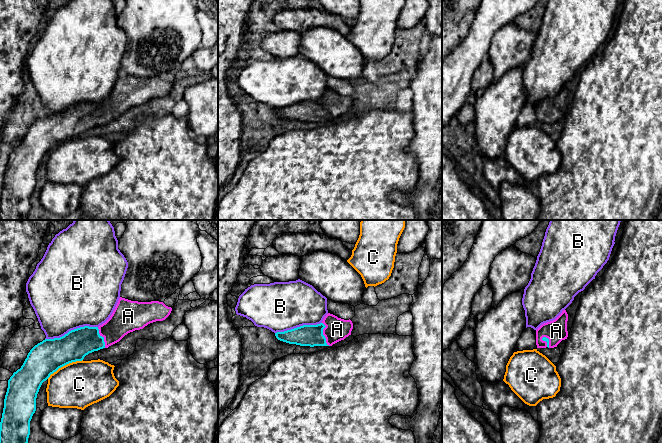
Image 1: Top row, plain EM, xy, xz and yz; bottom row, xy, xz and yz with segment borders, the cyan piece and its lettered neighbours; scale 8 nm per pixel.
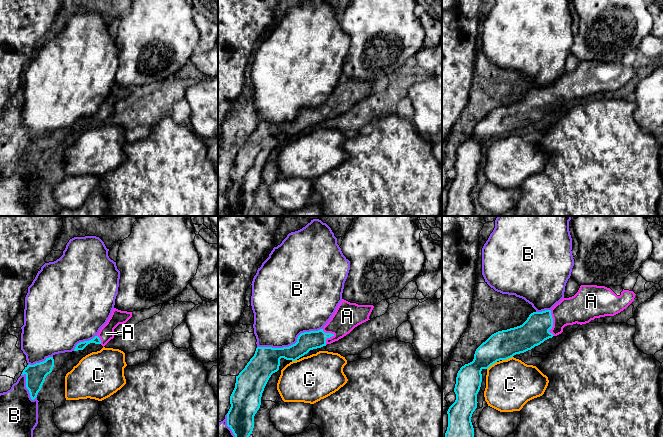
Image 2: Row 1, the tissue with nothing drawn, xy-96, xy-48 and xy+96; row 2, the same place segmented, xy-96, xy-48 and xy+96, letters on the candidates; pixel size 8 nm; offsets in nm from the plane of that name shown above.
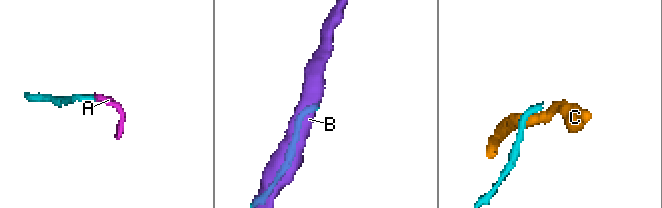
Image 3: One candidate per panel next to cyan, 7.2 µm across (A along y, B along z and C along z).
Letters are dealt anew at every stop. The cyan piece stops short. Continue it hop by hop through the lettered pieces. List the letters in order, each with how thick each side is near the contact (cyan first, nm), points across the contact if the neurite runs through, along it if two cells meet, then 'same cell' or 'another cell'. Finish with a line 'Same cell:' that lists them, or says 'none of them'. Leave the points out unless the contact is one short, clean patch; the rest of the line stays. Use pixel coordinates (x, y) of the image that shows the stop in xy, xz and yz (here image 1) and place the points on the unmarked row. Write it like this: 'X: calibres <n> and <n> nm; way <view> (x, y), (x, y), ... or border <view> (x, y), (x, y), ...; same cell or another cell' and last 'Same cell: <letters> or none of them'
A: calibres 180 and 190 nm; way xz (307, 111), (322, 110), (337, 105); same cell
B: calibres 260 and 500 nm; another cell
C: calibres 260 and 380 nm; border xy (82, 135), (59, 143), (47, 154); another cell
Same cell: A

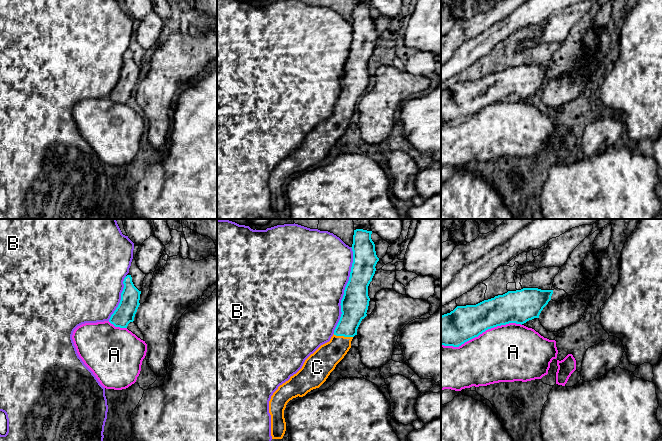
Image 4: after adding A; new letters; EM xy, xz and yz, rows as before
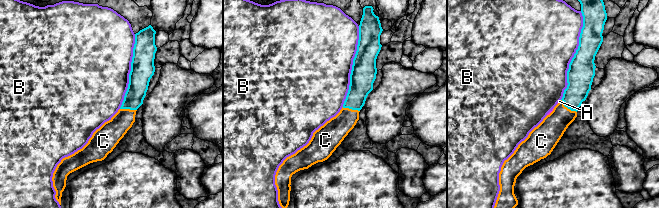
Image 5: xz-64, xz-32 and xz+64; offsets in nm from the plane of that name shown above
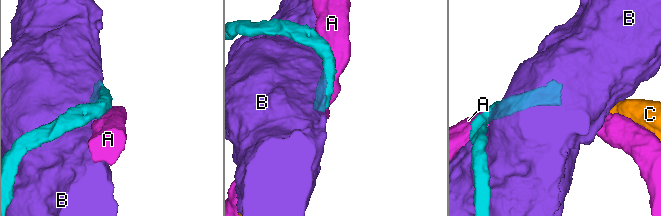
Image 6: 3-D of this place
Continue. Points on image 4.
A: calibres 280 and 460 nm; another cell
B: calibres 220 and 500 nm; another cell
C: calibres 220 and 200 nm; way xz (354, 82), (343, 111), (340, 119), (327, 132); same cell
Same cell: C

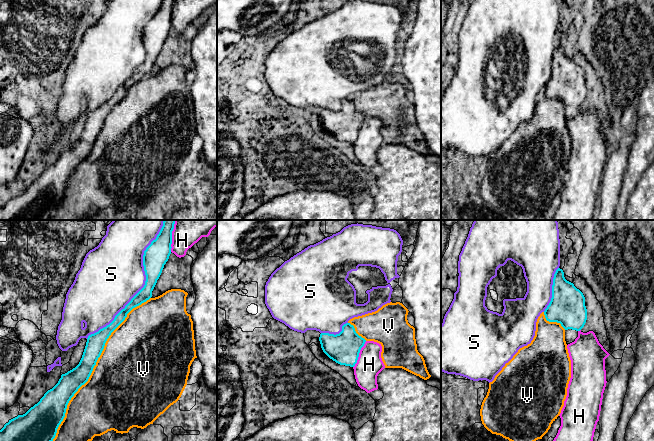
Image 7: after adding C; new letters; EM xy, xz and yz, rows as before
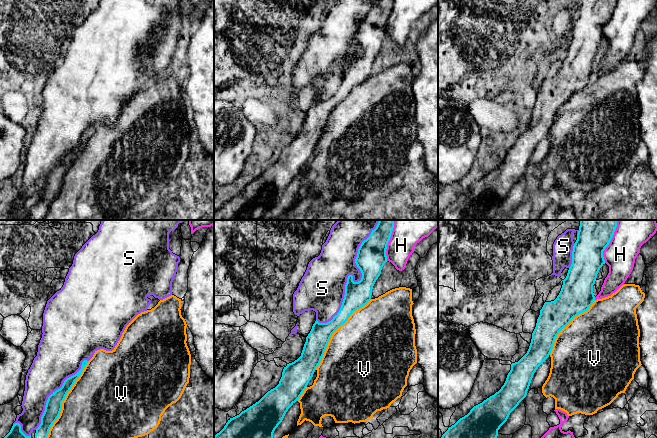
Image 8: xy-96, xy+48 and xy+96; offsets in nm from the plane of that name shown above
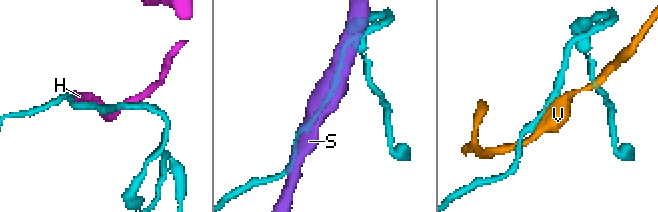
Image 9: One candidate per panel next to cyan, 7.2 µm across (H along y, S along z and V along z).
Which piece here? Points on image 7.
H: calibres 200 and 200 nm; another cell
S: calibres 190 and 460 nm; another cell
V: calibres 170 and 480 nm; another cell
Same cell: none of them

